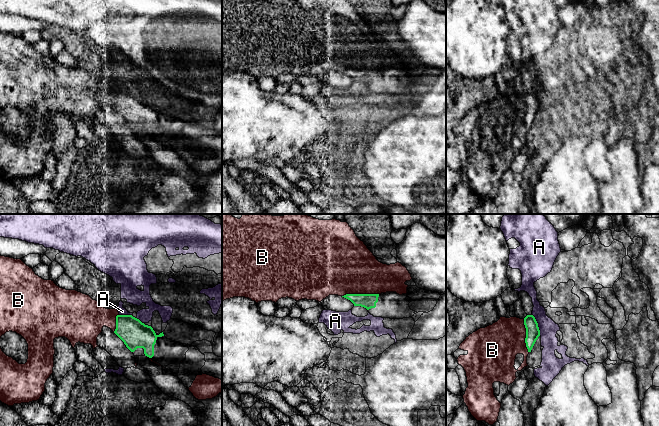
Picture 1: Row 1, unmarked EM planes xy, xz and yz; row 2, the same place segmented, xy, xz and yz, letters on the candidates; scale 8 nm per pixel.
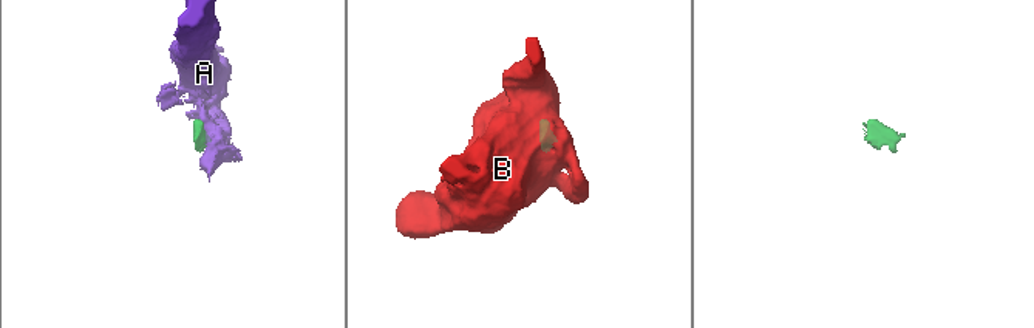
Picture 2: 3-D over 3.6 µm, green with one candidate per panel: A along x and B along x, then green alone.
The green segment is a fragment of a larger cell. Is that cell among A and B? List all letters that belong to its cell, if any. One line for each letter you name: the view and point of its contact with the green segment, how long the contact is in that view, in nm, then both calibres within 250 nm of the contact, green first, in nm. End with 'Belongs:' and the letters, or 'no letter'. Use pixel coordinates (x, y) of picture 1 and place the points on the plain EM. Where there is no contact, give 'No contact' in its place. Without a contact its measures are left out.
B: Touches green at xz (360, 70). Shared border 300 nm. Thickness 120 nm (green) against 440 nm
Belongs: B

